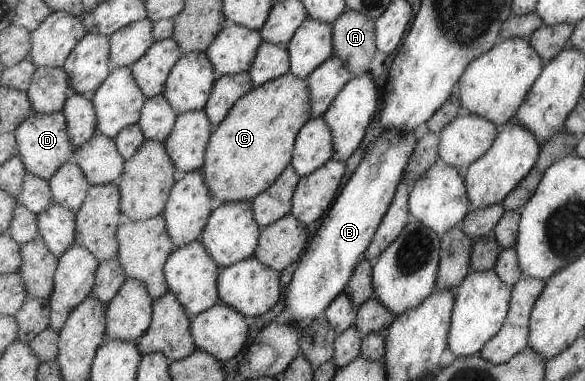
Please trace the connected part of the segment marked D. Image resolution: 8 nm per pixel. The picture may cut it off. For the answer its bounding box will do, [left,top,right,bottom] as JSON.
[16,112,76,180]

